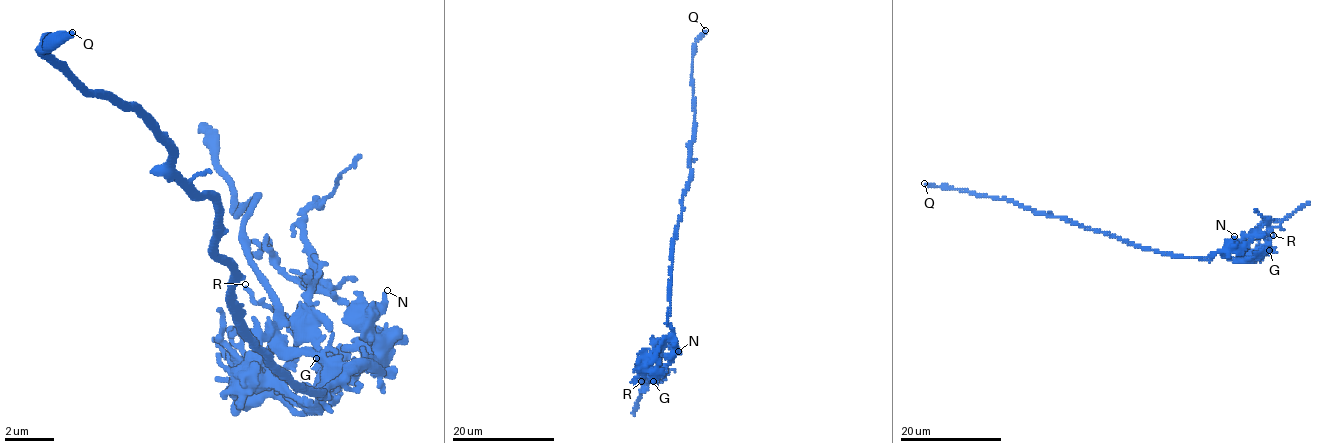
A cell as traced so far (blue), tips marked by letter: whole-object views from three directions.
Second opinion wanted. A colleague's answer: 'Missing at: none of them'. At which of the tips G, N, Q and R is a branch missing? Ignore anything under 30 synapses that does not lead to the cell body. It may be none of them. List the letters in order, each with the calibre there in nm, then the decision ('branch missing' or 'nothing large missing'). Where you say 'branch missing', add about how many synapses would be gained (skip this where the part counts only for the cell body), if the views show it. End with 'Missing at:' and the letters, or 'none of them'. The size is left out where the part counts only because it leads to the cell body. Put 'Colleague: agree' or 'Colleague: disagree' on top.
Colleague: agree
G: 550 nm thick; nothing large missing
N: 260 nm thick; nothing large missing
Q: 320 nm thick; nothing large missing
R: 130 nm thick; nothing large missing
Missing at: none of them

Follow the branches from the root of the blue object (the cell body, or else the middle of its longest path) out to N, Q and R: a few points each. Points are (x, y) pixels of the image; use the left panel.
N: (229, 308), (278, 370), (290, 370), (293, 382), (316, 394), (330, 394), (361, 358), (369, 321), (387, 290)
Q: (229, 308), (233, 278), (207, 253), (211, 198), (172, 180), (137, 112), (39, 57), (72, 32)
R: (229, 308), (293, 382), (316, 394), (342, 382), (348, 370), (302, 407), (280, 376), (300, 339), (245, 284)

